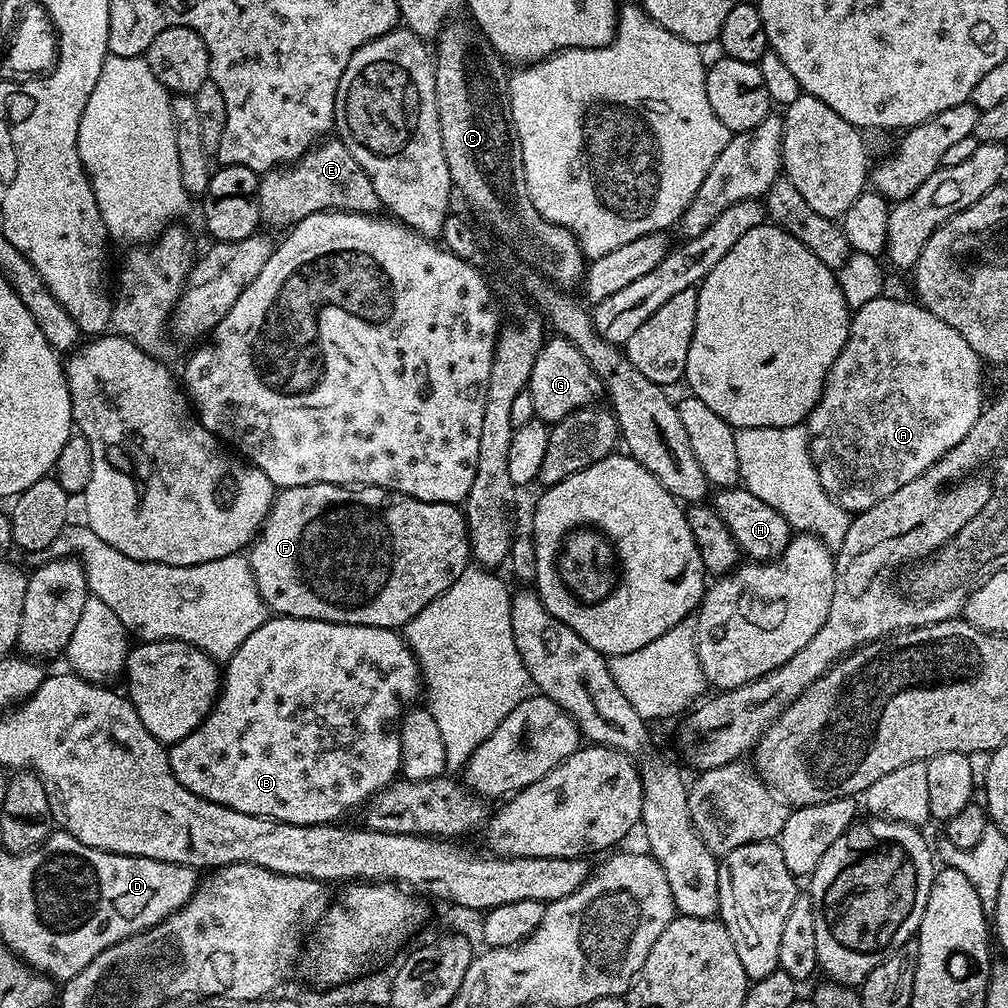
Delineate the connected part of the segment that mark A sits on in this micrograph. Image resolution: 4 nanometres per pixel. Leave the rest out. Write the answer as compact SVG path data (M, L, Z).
M885 294L874 298L874 302L866 302L866 306L857 308L851 313L846 346L842 346L842 354L838 354L826 378L820 401L814 406L814 410L808 415L806 421L808 453L812 455L812 461L818 470L818 478L826 494L830 494L847 512L853 514L865 512L882 498L894 494L894 490L902 490L906 482L914 482L918 474L922 474L930 466L934 466L938 458L954 450L954 446L958 446L958 442L962 442L962 438L970 434L970 426L974 426L974 422L979 418L986 404L984 392L980 389L980 367L982 367L980 355L970 346L970 342L966 342L966 338L962 338L962 334L958 334L958 330L954 330L954 326L946 326L942 318L934 318L930 310L921 308L919 303L909 300L895 300L891 294Z

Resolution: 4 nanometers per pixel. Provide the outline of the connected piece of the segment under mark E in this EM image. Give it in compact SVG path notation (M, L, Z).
M328 138L317 143L295 164L272 168L260 176L258 190L260 203L260 223L266 229L287 230L302 218L319 212L367 212L376 214L382 205L374 182L354 162L354 154L338 138Z

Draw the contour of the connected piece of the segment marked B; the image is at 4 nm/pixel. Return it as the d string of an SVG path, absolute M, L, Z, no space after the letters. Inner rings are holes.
M273 615L264 621L222 668L222 687L216 703L207 718L186 738L168 748L168 761L174 778L195 796L206 798L212 804L221 804L230 810L267 820L281 820L287 824L331 824L340 822L351 808L367 805L377 793L397 779L400 772L400 733L397 728L402 709L419 701L422 696L422 677L416 665L416 656L399 631L357 624L335 624L310 618L290 618Z

